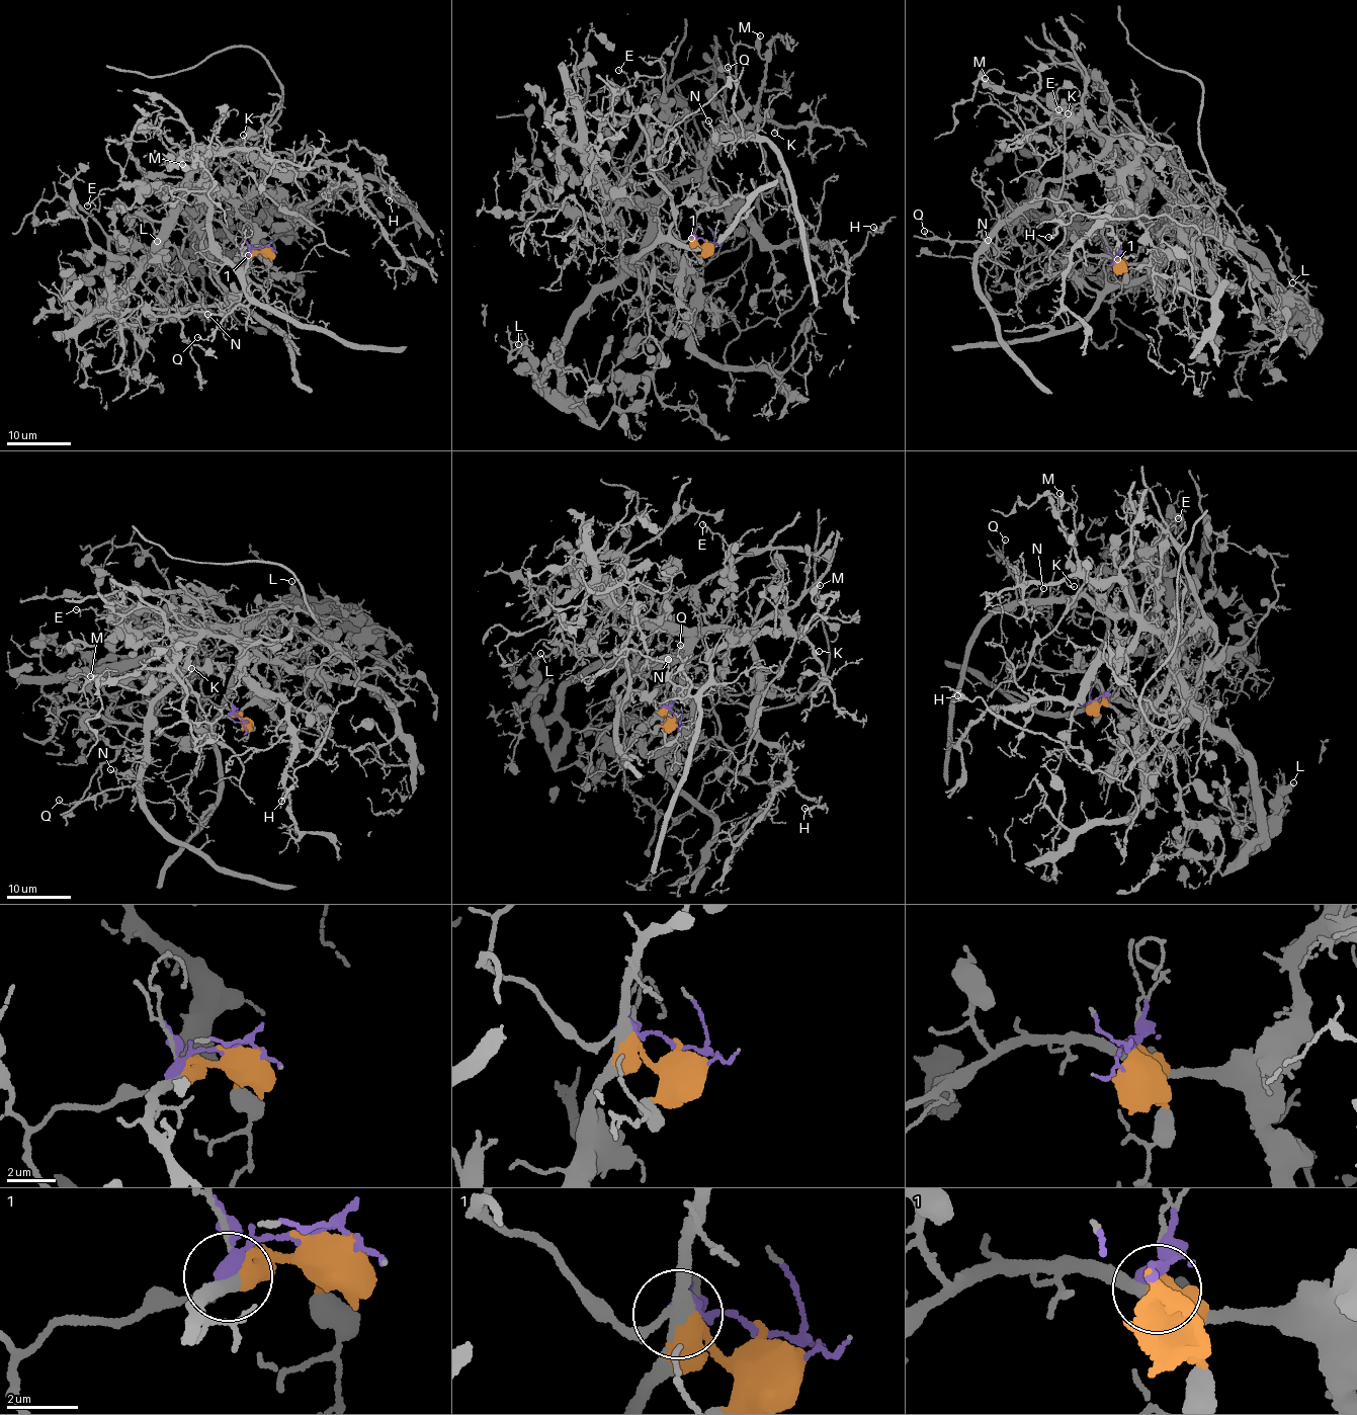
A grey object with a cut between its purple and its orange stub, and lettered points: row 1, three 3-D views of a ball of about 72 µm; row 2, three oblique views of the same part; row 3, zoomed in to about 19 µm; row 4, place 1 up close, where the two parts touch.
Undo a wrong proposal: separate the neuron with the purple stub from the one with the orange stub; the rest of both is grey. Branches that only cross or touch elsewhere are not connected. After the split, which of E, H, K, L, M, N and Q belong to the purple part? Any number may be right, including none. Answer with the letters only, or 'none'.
H

